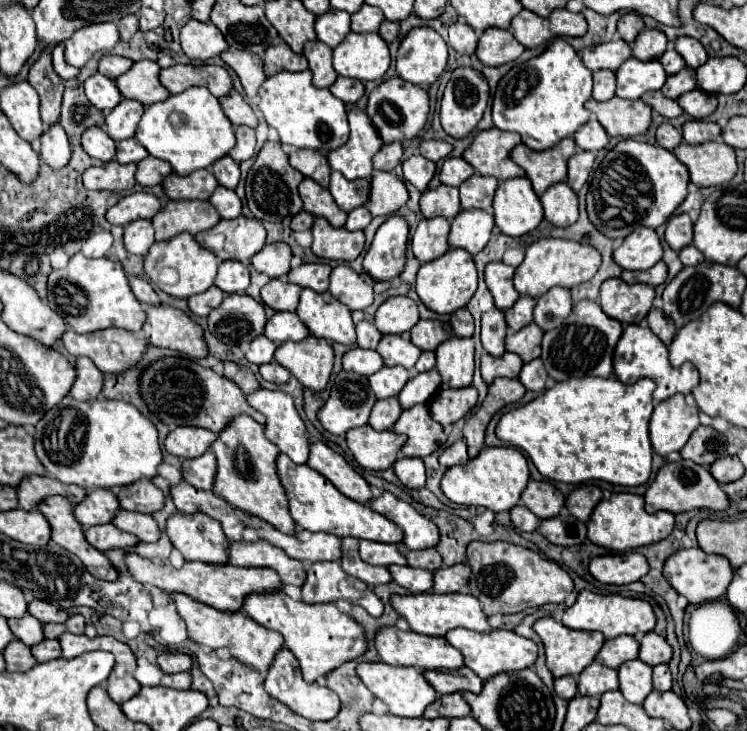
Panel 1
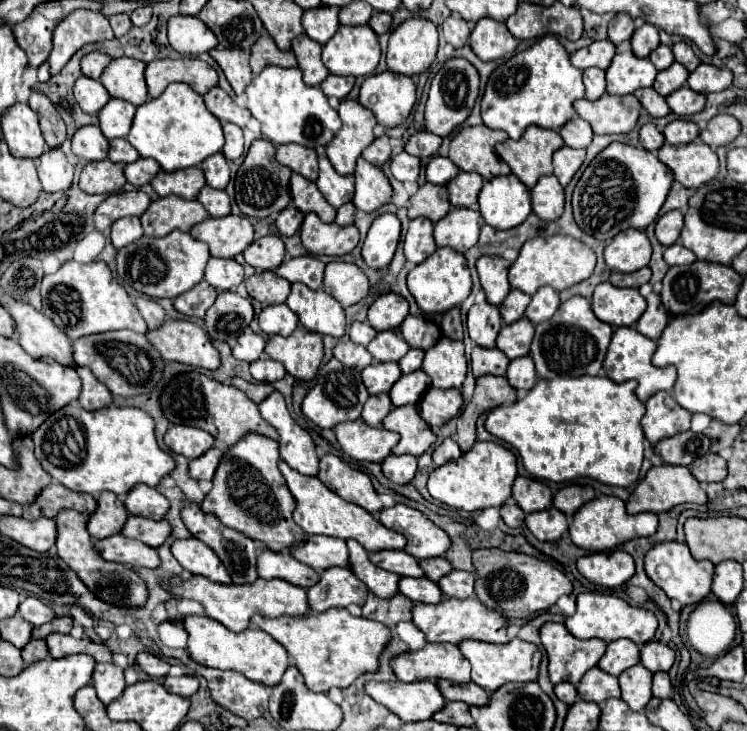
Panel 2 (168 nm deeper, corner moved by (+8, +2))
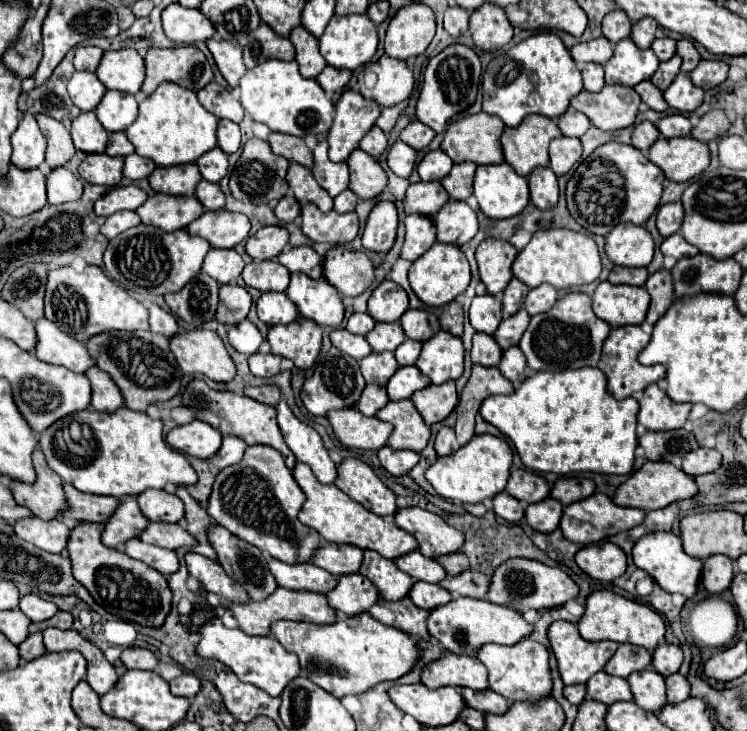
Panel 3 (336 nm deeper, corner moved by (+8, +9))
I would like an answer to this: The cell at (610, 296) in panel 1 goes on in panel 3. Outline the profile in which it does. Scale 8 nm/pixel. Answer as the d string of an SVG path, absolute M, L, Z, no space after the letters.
M600 282L592 296L594 314L606 320L610 326L642 324L650 304L650 296L644 288Z

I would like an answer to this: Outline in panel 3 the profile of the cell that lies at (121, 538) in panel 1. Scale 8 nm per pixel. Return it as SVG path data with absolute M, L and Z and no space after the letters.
M130 538L128 542L124 542L122 552L132 556L134 560L142 560L144 564L152 566L154 570L158 570L164 576L178 570L178 558L176 558L176 554L172 550L164 550L160 546L144 544L138 538Z

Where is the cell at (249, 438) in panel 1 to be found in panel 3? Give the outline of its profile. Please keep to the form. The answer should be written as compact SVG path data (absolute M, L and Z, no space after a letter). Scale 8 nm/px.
M248 446L244 458L238 464L232 464L216 476L212 494L208 500L208 514L232 534L260 546L262 552L270 554L282 562L308 562L312 550L320 546L320 536L316 530L304 526L298 520L298 512L306 496L292 478L292 472L284 464L278 450L272 446Z

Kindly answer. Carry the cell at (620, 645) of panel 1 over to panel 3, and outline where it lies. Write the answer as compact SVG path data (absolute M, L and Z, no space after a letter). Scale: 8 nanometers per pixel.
M618 646L616 654L612 656L612 660L608 660L604 670L612 676L628 678L632 672L648 668L650 662L652 654L648 650L640 650L640 646Z

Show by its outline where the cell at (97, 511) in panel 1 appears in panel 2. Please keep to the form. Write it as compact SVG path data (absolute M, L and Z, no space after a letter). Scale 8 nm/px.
M102 493L98 497L98 509L88 521L88 533L94 539L106 539L118 535L126 525L128 509L120 497L112 497L112 493Z

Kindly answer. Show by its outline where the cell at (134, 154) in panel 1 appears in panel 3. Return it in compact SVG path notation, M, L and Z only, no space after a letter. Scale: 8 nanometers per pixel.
M112 132L112 134L108 134L108 146L106 146L106 154L108 156L128 156L132 152L134 152L134 146L126 138L124 132Z

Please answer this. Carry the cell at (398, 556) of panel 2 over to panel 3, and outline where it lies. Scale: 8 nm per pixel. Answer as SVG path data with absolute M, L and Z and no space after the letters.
M418 550L412 552L412 554L404 554L404 556L396 558L394 564L396 564L402 572L410 574L414 580L424 580L424 582L438 584L440 580L446 578L444 568L442 568L436 560L422 556Z

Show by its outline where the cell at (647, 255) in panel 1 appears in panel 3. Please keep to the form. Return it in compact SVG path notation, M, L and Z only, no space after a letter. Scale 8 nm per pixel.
M618 224L606 236L606 256L620 266L648 266L654 242L644 226Z

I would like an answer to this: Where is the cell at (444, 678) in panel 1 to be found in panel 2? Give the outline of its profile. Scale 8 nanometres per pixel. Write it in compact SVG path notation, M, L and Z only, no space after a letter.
M438 681L438 689L444 691L444 697L448 697L448 701L462 701L474 707L484 707L490 701L490 693L480 689L476 683L456 685L452 681Z

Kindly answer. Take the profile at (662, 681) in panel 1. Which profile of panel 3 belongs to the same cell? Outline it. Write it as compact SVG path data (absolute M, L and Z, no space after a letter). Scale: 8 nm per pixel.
M678 672L666 678L666 690L668 690L668 702L682 702L690 696L688 680Z

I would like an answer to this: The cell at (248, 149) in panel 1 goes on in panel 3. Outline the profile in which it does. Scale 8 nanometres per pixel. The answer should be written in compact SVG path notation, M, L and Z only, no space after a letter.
M220 120L216 136L218 136L218 146L226 154L232 154L240 148L240 128L238 128L238 124L234 124L230 120Z

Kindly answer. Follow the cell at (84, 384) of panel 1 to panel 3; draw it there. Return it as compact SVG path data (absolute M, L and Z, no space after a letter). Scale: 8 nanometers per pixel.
M92 366L86 370L86 376L92 384L90 408L94 408L98 412L114 412L120 406L124 406L124 400L122 400L118 386L112 382L112 378L106 372Z

